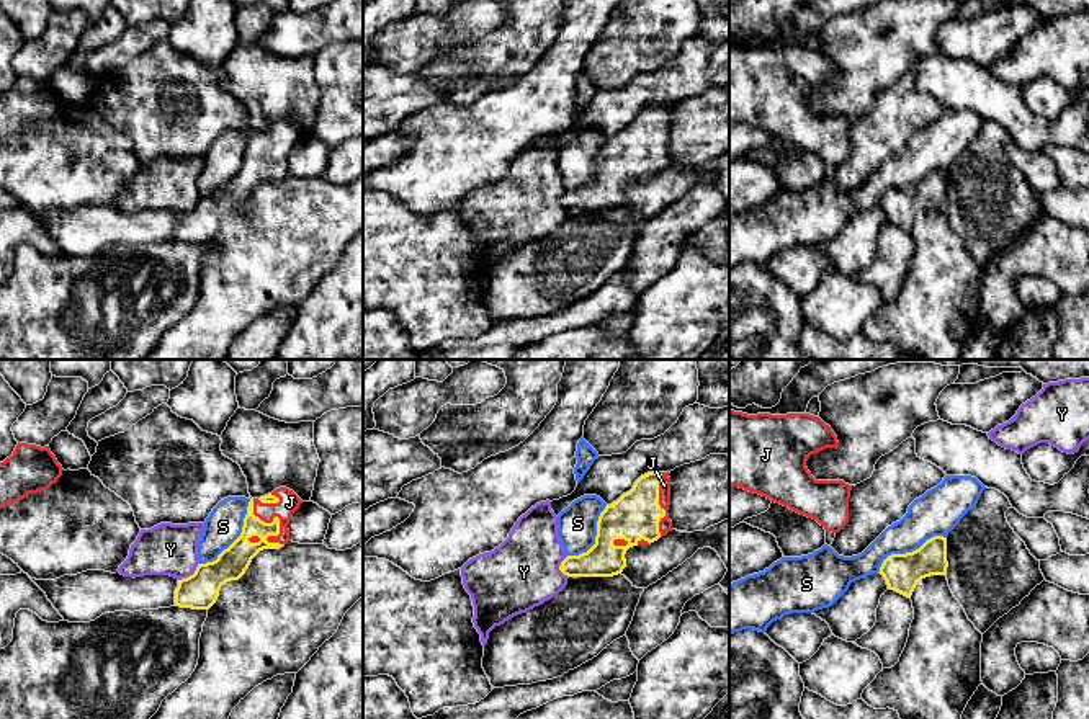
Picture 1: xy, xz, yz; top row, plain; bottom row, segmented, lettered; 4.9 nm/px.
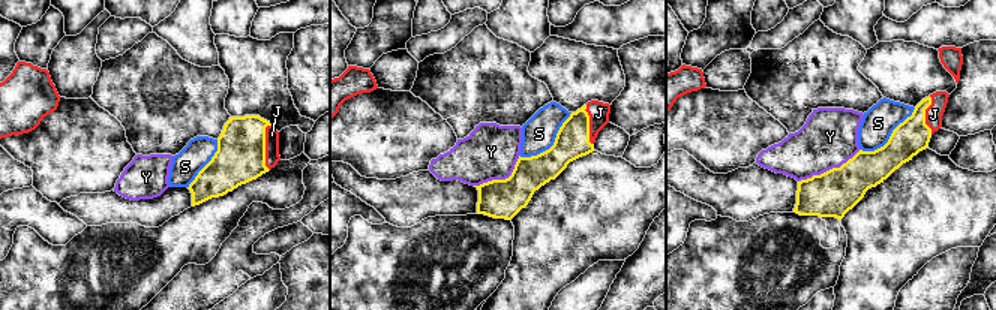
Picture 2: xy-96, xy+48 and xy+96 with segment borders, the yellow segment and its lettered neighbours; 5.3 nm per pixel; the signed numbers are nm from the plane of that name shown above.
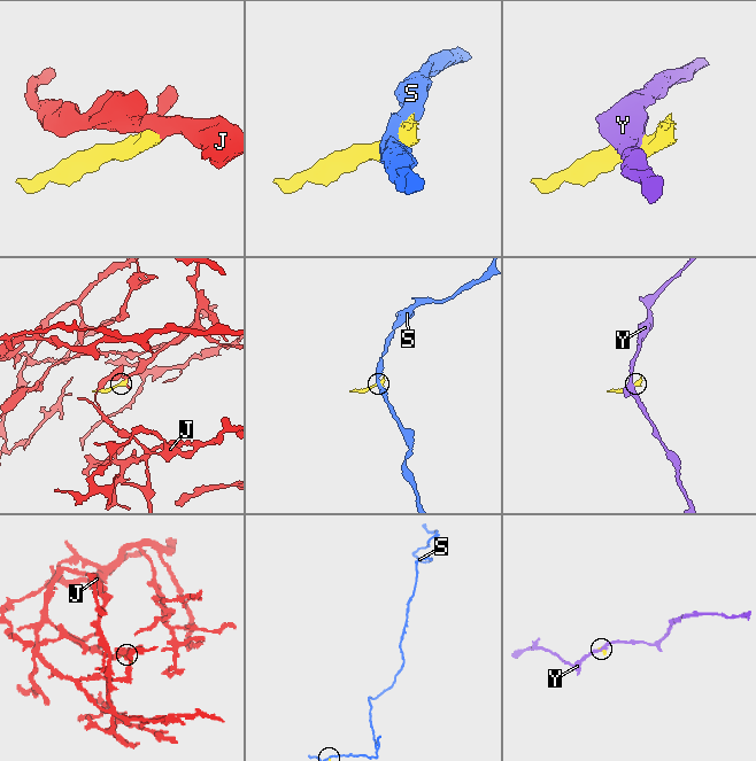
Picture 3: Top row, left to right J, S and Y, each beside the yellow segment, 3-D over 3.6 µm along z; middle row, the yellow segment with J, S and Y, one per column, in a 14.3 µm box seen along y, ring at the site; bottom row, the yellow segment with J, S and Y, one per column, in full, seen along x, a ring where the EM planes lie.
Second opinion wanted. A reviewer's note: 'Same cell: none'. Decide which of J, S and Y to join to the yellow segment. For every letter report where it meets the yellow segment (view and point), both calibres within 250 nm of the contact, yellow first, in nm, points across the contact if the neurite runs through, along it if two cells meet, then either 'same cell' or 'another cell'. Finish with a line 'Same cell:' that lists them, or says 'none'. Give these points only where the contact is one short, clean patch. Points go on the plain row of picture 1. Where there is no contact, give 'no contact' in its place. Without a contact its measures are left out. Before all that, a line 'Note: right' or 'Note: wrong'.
Note: wrong
J: xy (278, 156) | 140/100 nm | same cell
S: xy (239, 170) | 160/180 nm | another cell
Y: xy (190, 209) | 180/260 nm | another cell
Same cell: J

